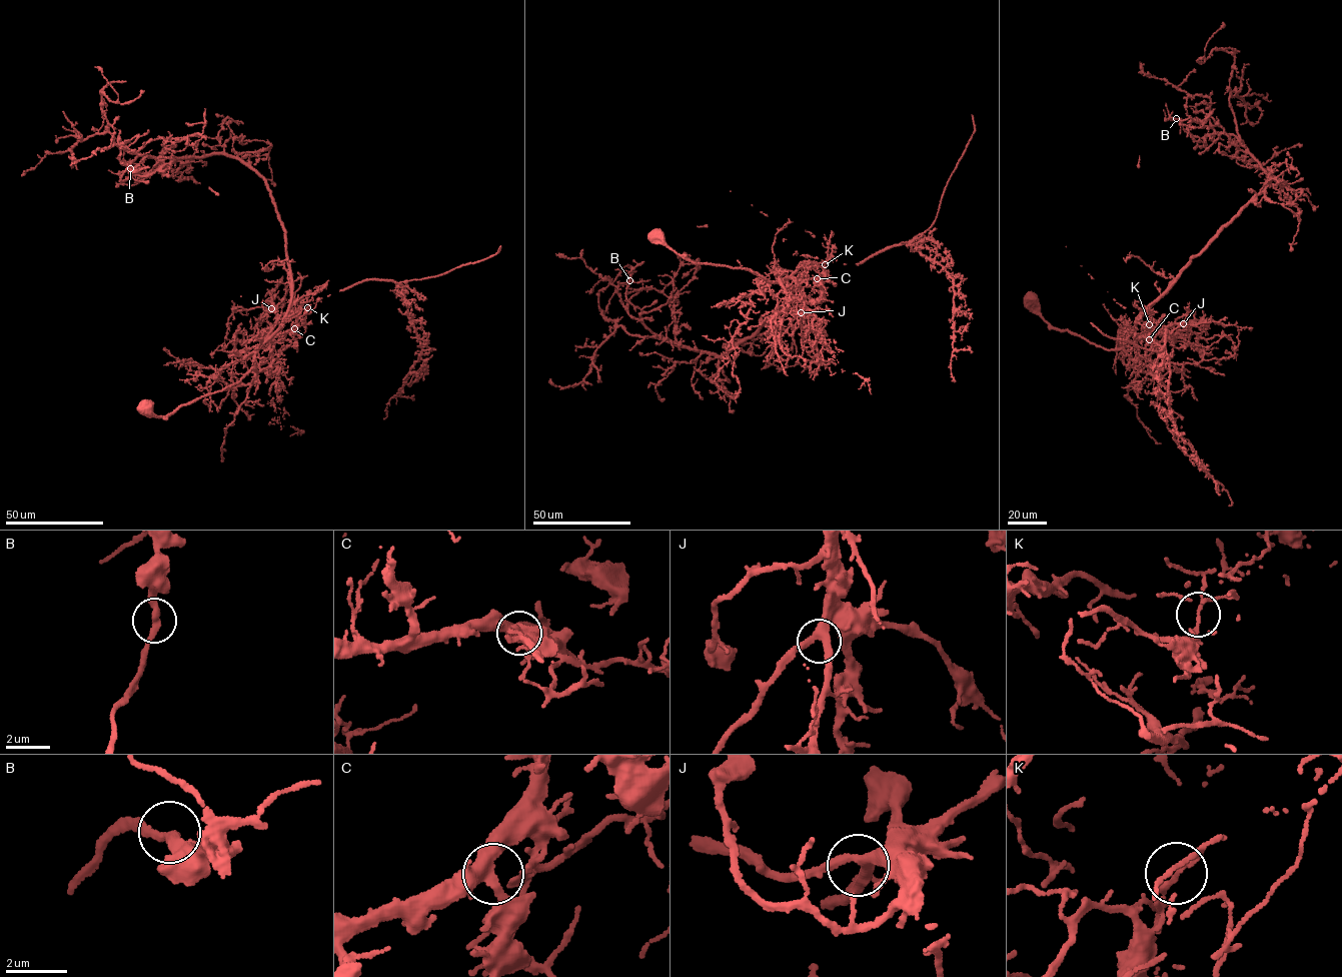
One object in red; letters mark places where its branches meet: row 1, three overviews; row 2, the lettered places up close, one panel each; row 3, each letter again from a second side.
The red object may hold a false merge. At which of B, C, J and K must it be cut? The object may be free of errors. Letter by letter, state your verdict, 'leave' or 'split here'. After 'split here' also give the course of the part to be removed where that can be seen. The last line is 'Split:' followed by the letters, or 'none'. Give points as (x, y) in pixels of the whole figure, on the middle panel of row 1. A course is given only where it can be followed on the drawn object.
B: leave
C: leave
J: leave
K: split here | (825, 264), (833, 257), (859, 264), (910, 242), (941, 265), (952, 278), (955, 294), (952, 380)
Split: K

